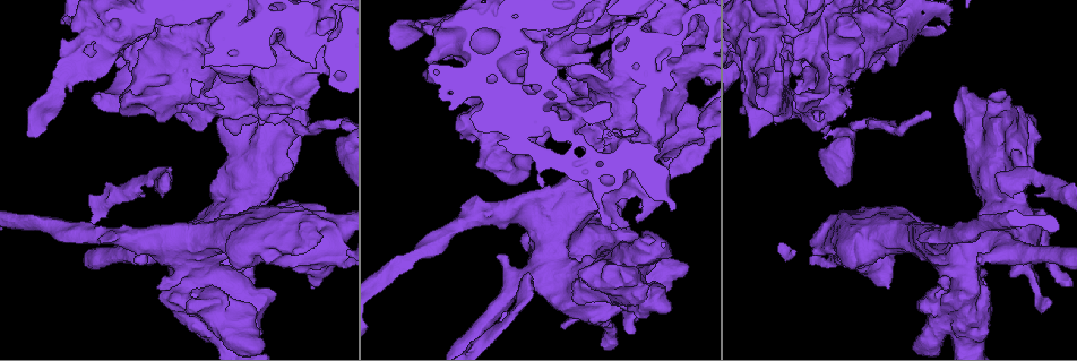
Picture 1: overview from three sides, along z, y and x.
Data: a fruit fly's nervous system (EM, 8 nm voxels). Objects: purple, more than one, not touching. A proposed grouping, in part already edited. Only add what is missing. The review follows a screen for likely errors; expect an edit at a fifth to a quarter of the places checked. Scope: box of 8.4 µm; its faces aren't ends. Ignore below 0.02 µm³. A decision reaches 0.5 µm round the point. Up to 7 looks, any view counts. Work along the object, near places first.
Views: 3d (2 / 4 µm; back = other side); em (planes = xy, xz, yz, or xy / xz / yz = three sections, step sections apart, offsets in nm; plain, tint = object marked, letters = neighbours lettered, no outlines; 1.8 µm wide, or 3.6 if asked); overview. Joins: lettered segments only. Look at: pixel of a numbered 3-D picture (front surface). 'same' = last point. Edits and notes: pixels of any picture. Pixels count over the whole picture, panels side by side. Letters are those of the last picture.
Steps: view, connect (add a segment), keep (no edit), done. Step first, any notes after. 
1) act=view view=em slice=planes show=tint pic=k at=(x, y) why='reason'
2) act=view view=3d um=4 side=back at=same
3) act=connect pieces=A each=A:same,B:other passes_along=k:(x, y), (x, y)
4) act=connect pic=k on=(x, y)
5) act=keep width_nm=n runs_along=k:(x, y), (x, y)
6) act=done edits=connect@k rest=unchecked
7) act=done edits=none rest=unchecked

act=view view=3d um=4 pic=1 at=(929, 111)

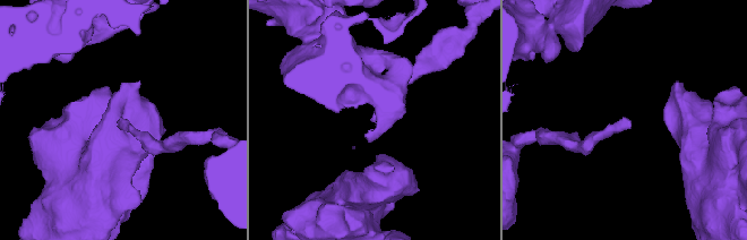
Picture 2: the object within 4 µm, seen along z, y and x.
act=view view=em slice=xz step=8 show=plain pic=2 at=(629, 120) why='need the tissue'

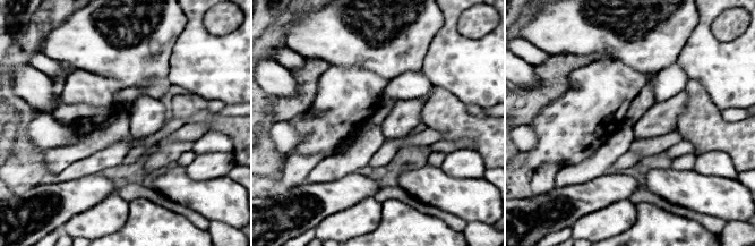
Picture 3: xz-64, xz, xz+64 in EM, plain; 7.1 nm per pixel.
act=view view=em slice=xz step=8 show=letters at=same why='what lies round it'

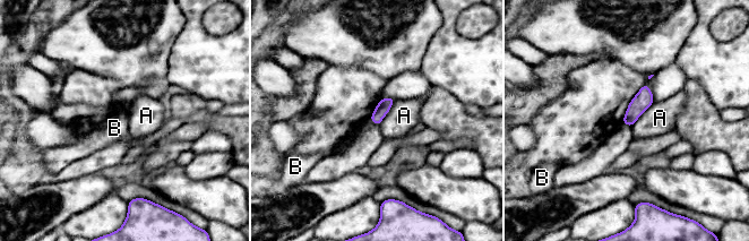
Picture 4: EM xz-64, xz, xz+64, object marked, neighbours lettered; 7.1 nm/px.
act=keep each=A:other,B:other border=4:(369, 118), (375, 123) found='no lettered segment goes on from it'

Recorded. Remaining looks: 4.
act=view view=em um=3.6 slice=planes show=letters pic=1 at=(175, 297) why='sudden change in width'

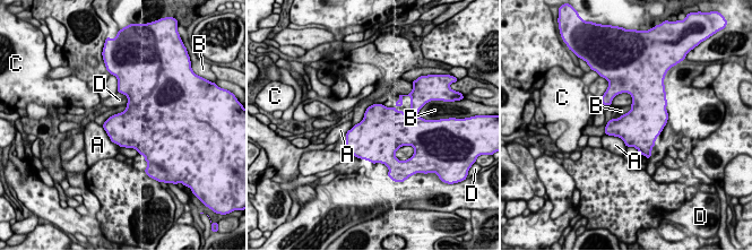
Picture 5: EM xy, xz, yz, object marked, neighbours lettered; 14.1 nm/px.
act=keep each=A:other,B:other,C:other,D:other found='no lettered segment goes on from it'

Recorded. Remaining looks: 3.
act=view view=3d um=4 side=back pic=1 at=(670, 29) why='calibre changes'

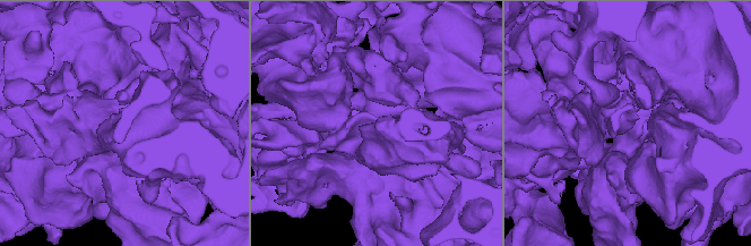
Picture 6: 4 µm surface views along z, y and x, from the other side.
act=view view=em um=3.6 slice=xy step=4 show=tint at=same why='now the EM'

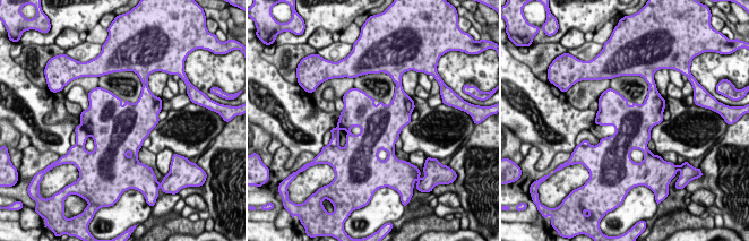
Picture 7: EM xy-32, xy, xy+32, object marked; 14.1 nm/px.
act=view view=em um=3.6 slice=planes show=letters at=same why='another direction'

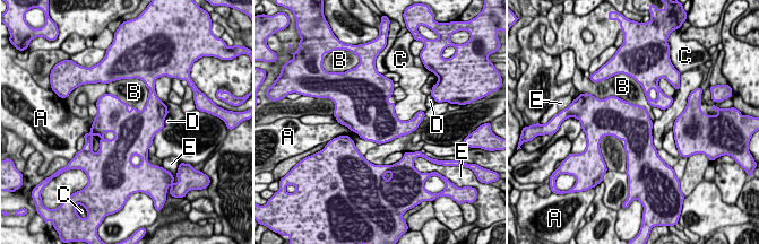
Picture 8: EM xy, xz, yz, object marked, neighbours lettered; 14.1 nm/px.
act=keep each=A:other,B:other,C:other,D:other,E:other border=8:(105, 93), (138, 110), (148, 97) found='no lettered segment goes on from it'

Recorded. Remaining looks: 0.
act=done edits=none rest=unchecked

